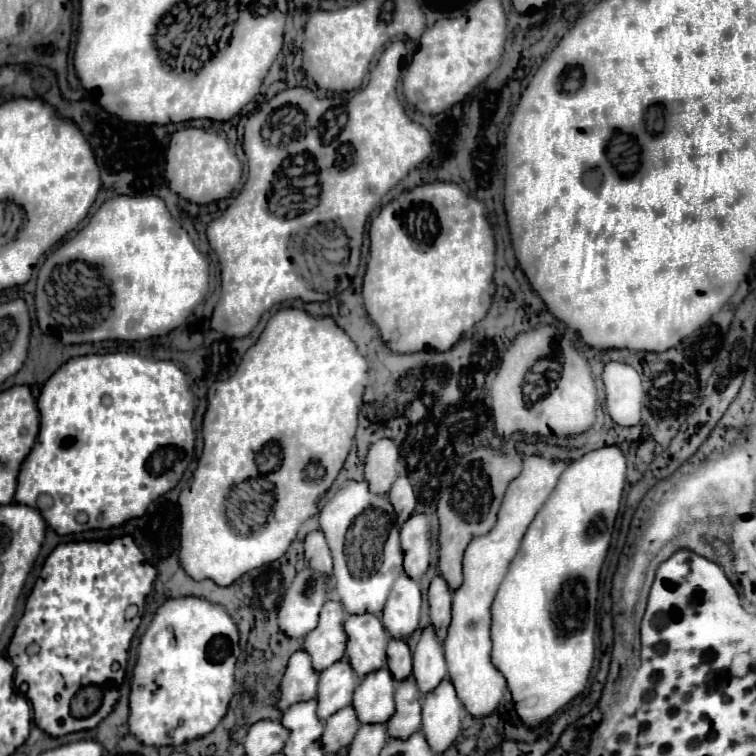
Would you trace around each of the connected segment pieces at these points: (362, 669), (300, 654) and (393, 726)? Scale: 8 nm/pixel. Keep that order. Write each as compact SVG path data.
M348 615L344 629L348 633L346 653L352 669L360 677L386 665L386 645L390 641L390 633L384 629L378 615Z
M298 649L286 667L282 687L280 687L280 709L288 709L298 701L308 701L316 697L320 673L312 667L310 655L304 649Z
M408 677L408 679L396 683L394 697L396 697L396 711L388 719L386 727L392 737L408 739L422 725L422 715L420 715L422 693L418 691L416 681L412 677Z

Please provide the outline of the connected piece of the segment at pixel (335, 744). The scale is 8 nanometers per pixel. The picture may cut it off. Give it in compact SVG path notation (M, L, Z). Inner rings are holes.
M352 705L336 711L324 721L324 735L320 739L320 747L326 753L336 753L342 747L348 747L360 727L356 711Z

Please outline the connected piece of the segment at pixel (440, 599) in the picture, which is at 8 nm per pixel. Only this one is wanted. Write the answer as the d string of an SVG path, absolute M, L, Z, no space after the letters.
M436 575L430 583L428 591L430 599L430 615L432 615L432 625L436 629L436 635L440 641L446 639L446 629L450 625L450 605L452 605L452 591L444 577Z

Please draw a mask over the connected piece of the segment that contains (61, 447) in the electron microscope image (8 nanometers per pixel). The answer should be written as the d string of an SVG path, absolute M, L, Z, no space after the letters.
M106 353L106 355L84 355L84 357L72 357L68 363L64 363L42 387L42 393L38 397L38 411L40 411L40 435L36 445L32 447L28 459L24 461L18 477L18 487L14 501L20 501L24 505L36 507L38 495L50 495L54 505L48 509L42 509L46 523L58 533L58 535L68 535L68 533L78 533L78 531L88 531L88 529L110 529L118 527L124 521L132 517L142 517L148 509L148 505L164 495L166 491L174 489L188 467L192 453L194 453L194 427L192 427L192 415L194 415L194 393L190 391L186 383L186 373L174 363L174 361L160 361L160 359L148 359L140 357L134 353Z

